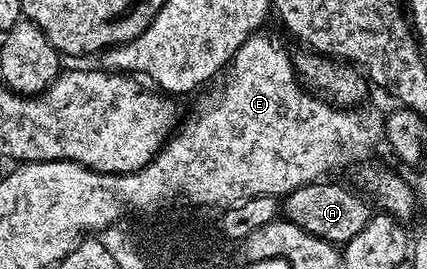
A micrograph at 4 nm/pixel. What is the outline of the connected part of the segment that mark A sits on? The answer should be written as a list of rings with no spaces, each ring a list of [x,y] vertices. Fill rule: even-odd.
[[[328,182],[307,183],[291,191],[289,195],[283,196],[282,215],[289,223],[306,229],[306,233],[314,237],[325,239],[327,243],[343,245],[362,231],[374,211],[363,194],[355,190],[352,192],[350,188],[343,187],[340,183]]]

